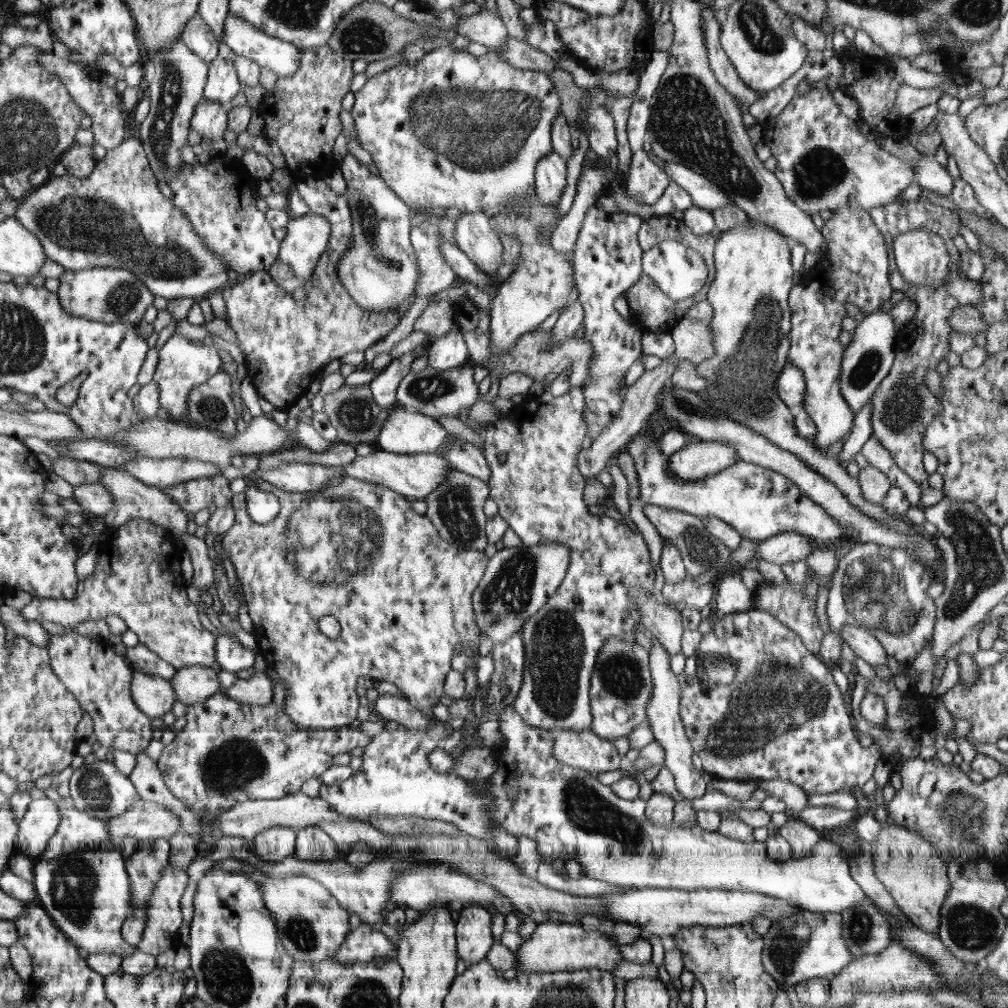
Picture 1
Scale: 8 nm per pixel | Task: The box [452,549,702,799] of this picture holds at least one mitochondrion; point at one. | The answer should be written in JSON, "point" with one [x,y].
{"point":[556,644]}

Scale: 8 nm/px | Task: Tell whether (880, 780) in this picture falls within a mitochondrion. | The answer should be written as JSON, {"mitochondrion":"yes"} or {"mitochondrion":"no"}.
{"mitochondrion":"no"}

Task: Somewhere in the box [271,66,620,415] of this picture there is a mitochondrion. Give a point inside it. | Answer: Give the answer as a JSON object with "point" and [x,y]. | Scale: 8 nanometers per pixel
{"point":[479,130]}

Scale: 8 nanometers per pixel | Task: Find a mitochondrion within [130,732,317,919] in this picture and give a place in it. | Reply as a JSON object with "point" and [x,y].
{"point":[238,764]}

